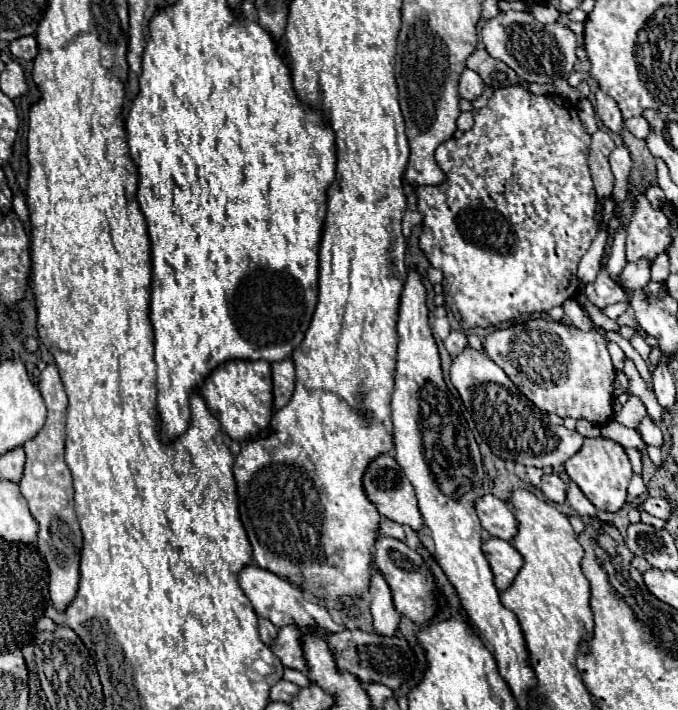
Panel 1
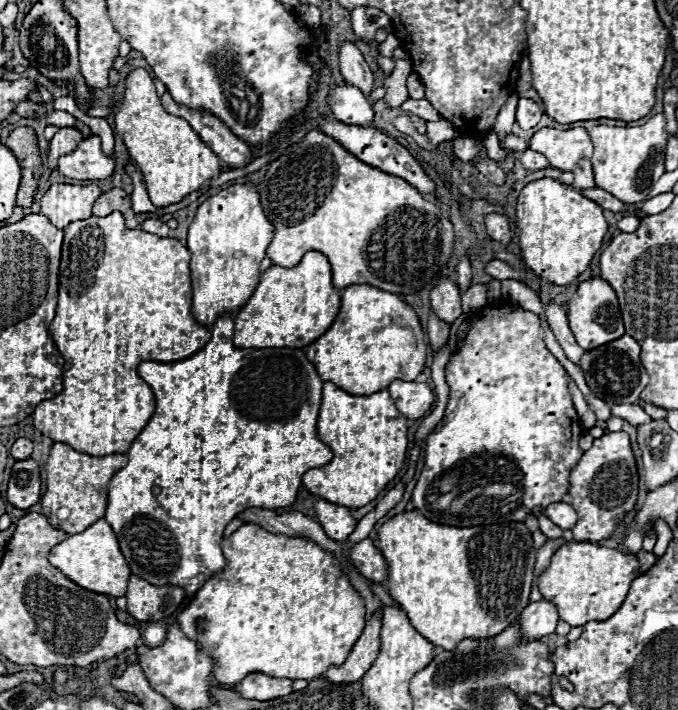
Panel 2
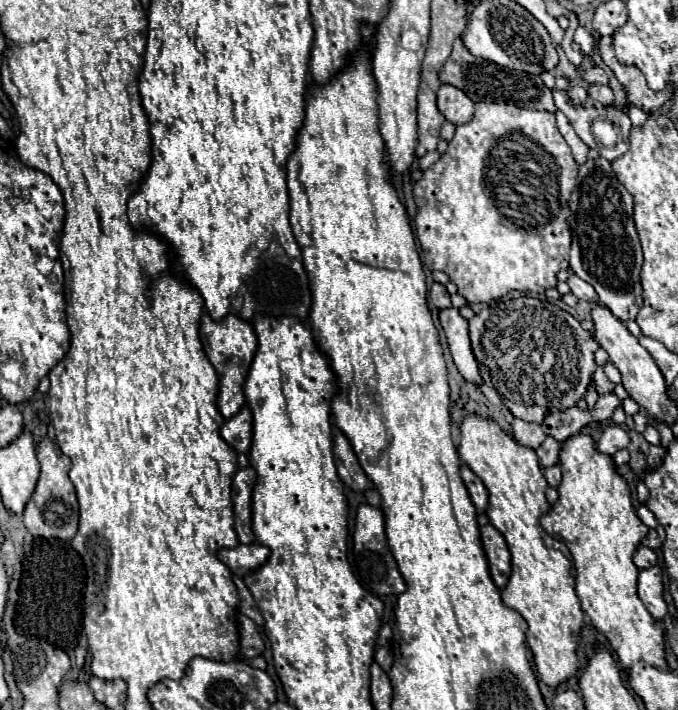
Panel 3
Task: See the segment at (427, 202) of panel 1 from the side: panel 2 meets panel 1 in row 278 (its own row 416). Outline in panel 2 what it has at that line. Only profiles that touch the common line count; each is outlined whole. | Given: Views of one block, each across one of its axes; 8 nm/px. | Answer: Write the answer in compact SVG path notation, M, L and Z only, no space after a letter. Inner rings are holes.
M492 304L480 308L472 316L470 330L466 334L464 346L450 358L446 366L446 382L449 386L449 400L442 422L426 436L426 464L422 468L422 474L414 486L412 492L412 504L414 510L424 514L428 520L434 520L436 524L444 526L456 526L456 528L470 528L470 526L488 526L496 522L524 522L526 516L532 512L538 516L538 510L534 508L546 508L552 502L560 502L564 494L568 494L568 476L570 470L578 464L582 450L578 448L578 438L582 436L582 424L572 404L572 394L568 390L568 380L564 366L546 350L544 346L544 330L540 324L540 318L518 304Z

